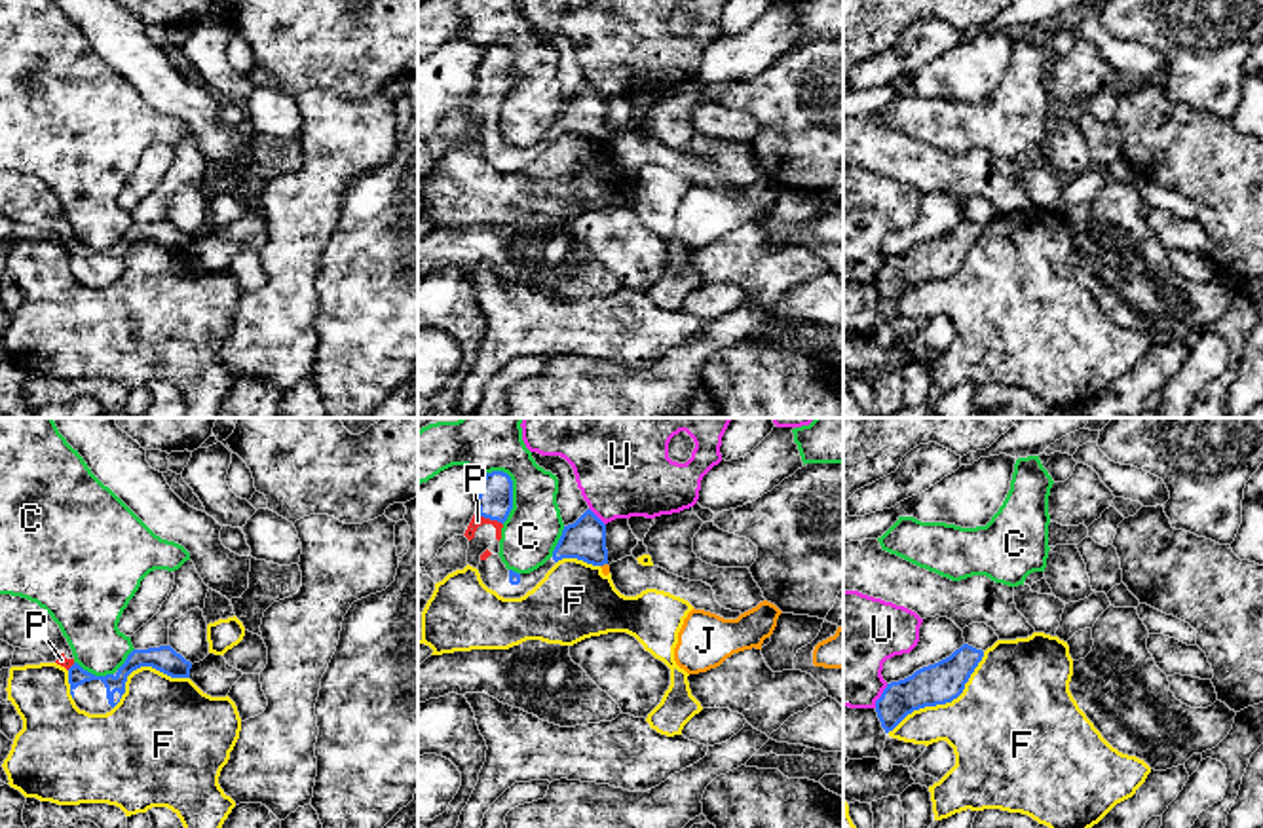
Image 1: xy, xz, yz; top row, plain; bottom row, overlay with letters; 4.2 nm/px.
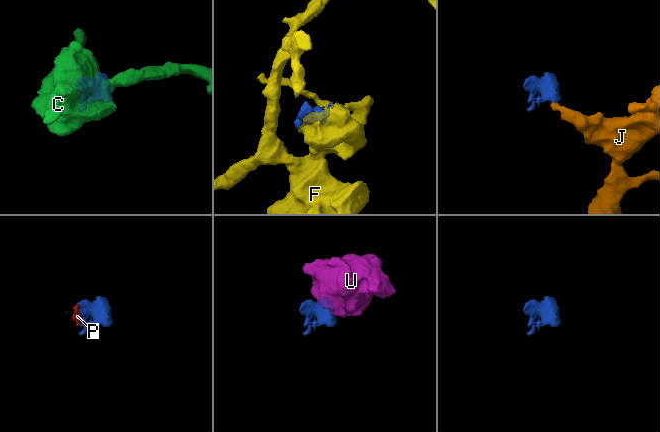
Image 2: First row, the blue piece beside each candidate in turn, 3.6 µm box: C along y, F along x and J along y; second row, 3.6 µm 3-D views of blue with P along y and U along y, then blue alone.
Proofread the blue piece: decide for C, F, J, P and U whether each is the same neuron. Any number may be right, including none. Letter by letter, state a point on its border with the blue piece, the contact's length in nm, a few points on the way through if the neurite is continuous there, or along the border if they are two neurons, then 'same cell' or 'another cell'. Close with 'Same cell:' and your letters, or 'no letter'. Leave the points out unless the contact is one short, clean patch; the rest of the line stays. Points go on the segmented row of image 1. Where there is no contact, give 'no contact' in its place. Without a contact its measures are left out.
C: meets blue in xz at (511, 489); contact 240 nm long; another cell
F: meets blue in yz at (944, 703); contact 550 nm long; another cell
J: meets blue in xz at (603, 564); contact 40 nm long; border along xz (606, 563), (601, 566); another cell
P: meets blue in xz at (487, 517); contact 140 nm long; same cell
U: meets blue in yz at (882, 696); contact 120 nm long; border along yz (887, 684), (874, 707); another cell
Same cell: P

